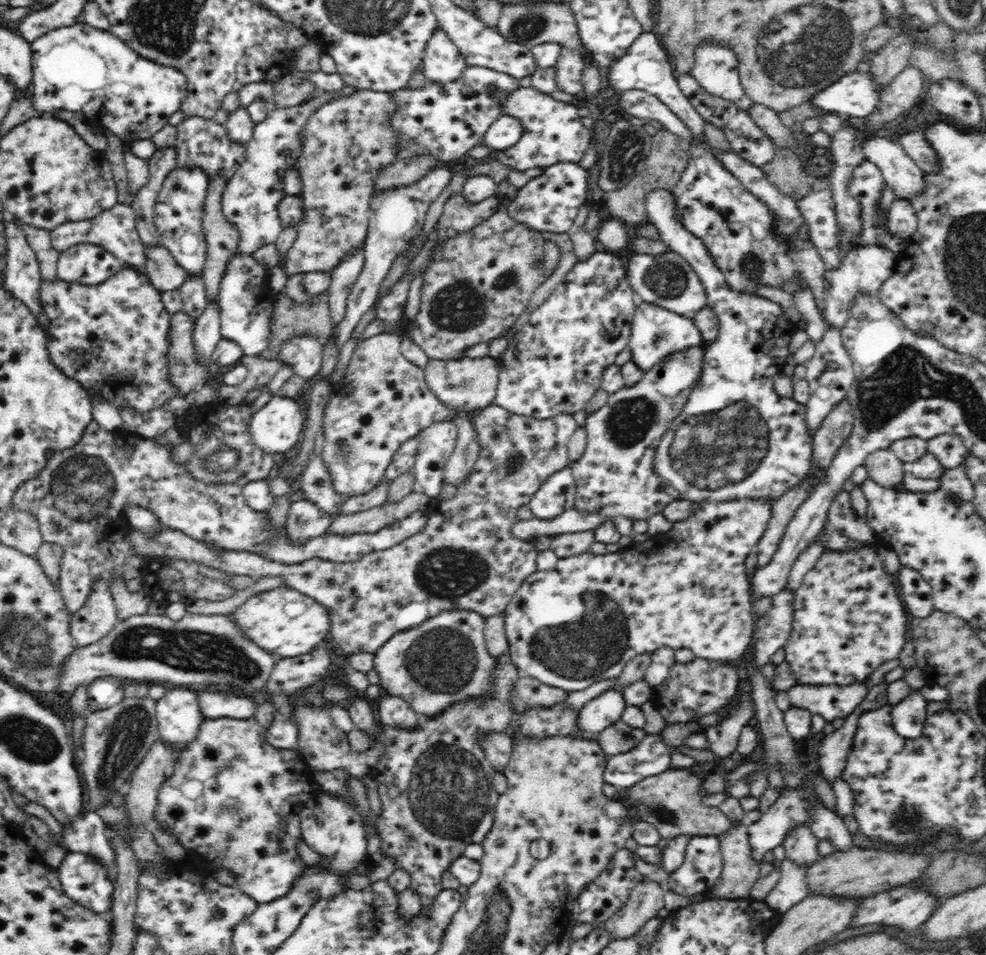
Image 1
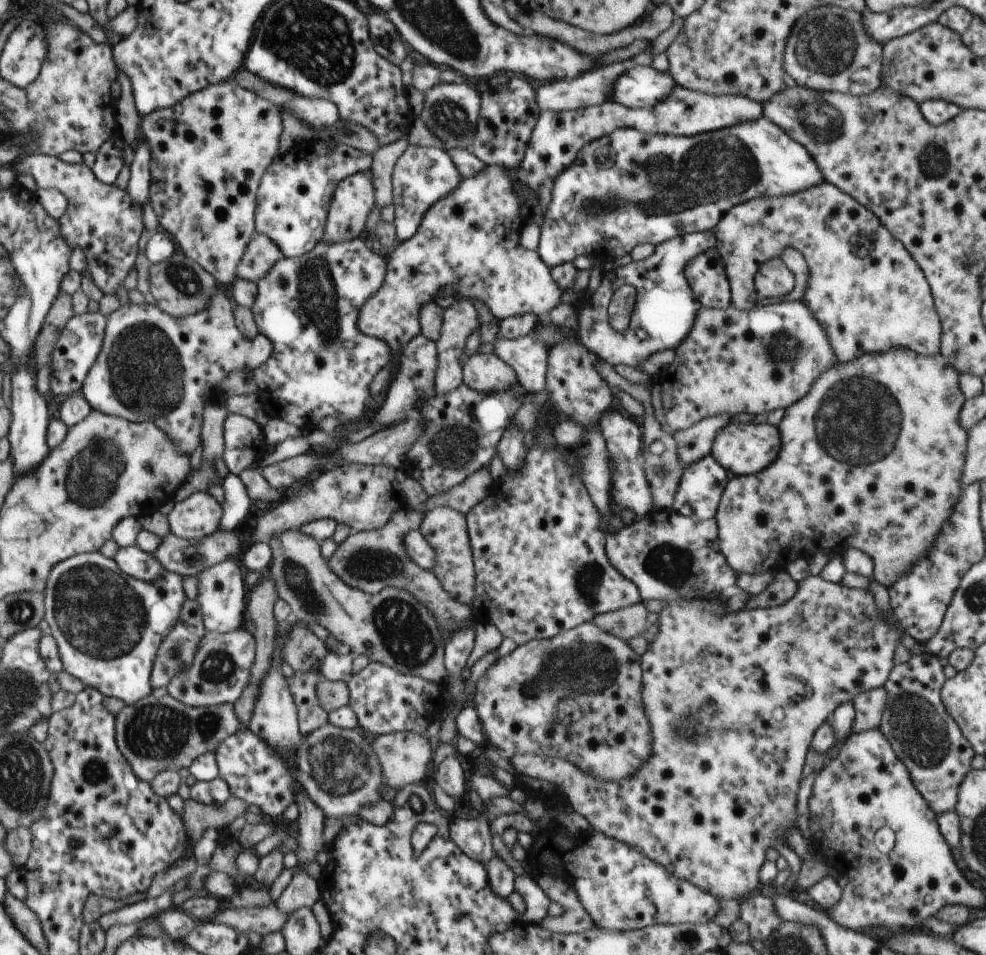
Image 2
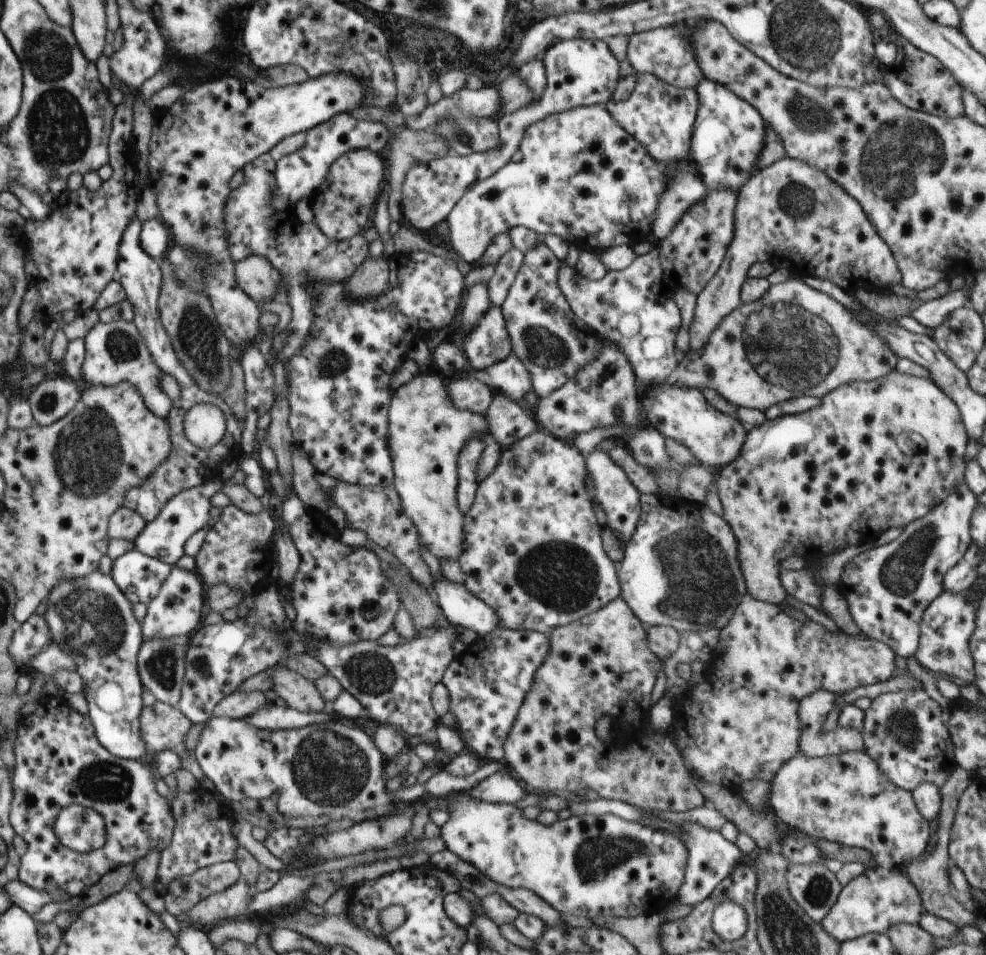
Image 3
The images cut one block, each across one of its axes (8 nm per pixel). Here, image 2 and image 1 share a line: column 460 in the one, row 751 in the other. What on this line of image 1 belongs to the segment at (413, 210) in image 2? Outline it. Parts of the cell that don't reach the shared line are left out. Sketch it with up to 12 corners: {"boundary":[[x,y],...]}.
{"boundary":[[167,687],[155,701],[159,740],[178,754],[197,737],[194,690]]}

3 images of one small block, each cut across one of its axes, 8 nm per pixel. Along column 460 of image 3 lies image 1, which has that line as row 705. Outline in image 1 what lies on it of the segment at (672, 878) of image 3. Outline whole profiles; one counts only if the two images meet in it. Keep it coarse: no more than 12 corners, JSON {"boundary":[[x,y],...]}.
{"boundary":[[864,680],[847,687],[798,684],[792,707],[830,724],[862,702]]}

